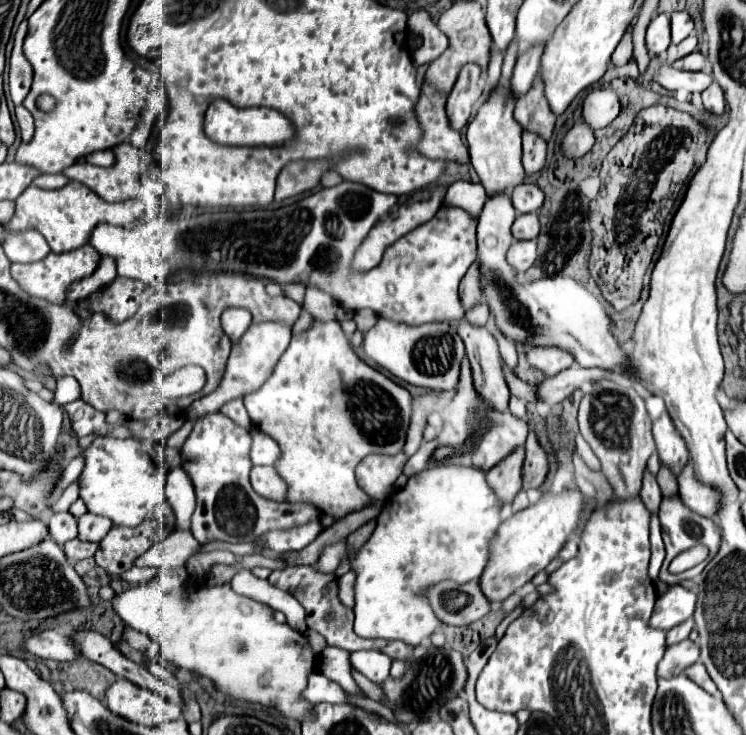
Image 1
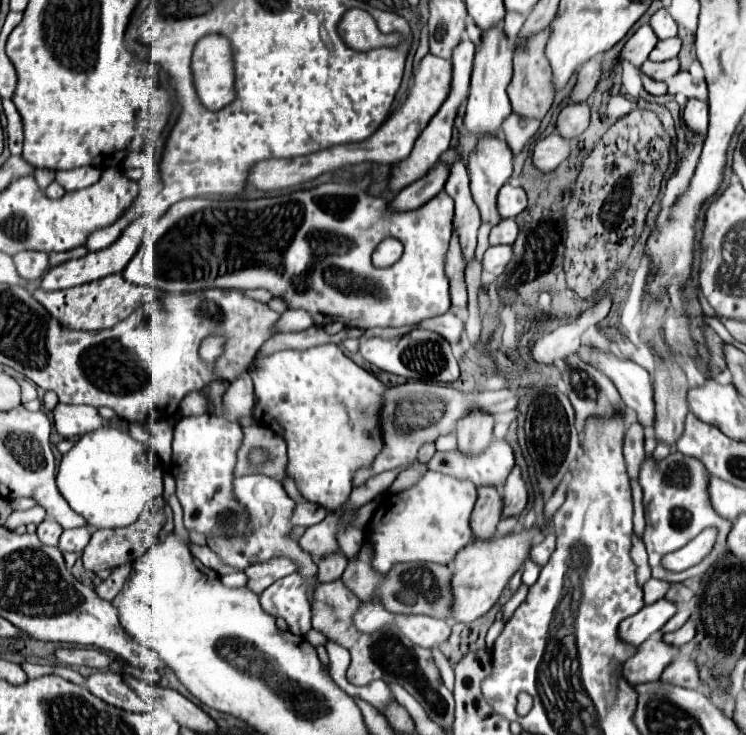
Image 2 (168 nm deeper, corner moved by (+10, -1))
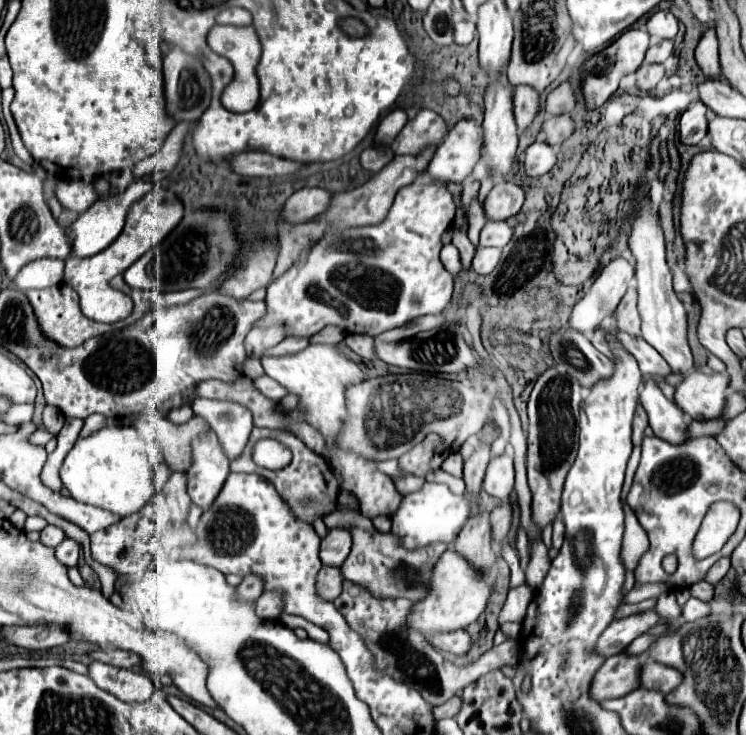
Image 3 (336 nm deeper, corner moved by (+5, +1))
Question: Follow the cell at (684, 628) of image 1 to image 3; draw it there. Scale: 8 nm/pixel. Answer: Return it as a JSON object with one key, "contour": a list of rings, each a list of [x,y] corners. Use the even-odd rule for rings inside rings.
{"contour":[[[694,597],[688,599],[688,603],[682,607],[682,619],[684,621],[696,621],[700,617],[706,617],[710,613],[710,605],[708,603],[702,603]]]}

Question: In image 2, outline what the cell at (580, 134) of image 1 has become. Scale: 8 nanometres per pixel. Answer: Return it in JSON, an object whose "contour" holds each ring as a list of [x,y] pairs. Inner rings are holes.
{"contour":[[[551,133],[549,137],[541,139],[533,149],[533,165],[543,173],[557,169],[559,163],[565,161],[567,157],[569,157],[569,143],[557,133]]]}

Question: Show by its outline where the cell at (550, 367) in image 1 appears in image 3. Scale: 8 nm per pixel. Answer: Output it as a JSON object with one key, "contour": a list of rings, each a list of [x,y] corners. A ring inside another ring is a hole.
{"contour":[[[618,257],[610,261],[600,271],[590,291],[576,303],[568,325],[574,331],[590,337],[600,327],[602,319],[614,313],[632,277],[634,277],[634,269],[626,257]]]}

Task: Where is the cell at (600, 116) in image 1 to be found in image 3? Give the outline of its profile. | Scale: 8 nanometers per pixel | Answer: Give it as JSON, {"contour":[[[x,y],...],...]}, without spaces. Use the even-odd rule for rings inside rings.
{"contour":[[[556,115],[556,117],[548,117],[544,121],[542,127],[546,141],[552,147],[560,147],[572,133],[574,133],[574,119],[570,115]]]}

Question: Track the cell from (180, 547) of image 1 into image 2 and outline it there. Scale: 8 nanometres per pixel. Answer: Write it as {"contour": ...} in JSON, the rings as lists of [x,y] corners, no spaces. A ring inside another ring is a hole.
{"contour":[[[123,565],[123,567],[115,569],[115,571],[113,571],[105,581],[101,581],[101,585],[95,589],[97,595],[103,597],[103,599],[107,599],[107,601],[113,601],[115,595],[121,591],[121,587],[123,587],[125,579],[129,577],[129,573],[131,573],[131,565]]]}

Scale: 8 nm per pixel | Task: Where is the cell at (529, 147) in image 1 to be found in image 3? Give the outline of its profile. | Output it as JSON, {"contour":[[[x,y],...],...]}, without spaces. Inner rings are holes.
{"contour":[[[518,85],[514,89],[514,117],[516,117],[516,125],[518,125],[518,133],[524,133],[532,121],[536,119],[538,111],[540,111],[540,99],[538,93],[532,87],[526,85]]]}

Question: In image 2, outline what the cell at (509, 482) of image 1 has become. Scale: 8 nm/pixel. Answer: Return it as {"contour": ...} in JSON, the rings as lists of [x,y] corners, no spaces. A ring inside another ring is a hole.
{"contour":[[[481,487],[471,517],[473,541],[489,541],[489,537],[495,535],[495,527],[501,519],[501,509],[503,509],[503,499],[499,491],[493,487]]]}

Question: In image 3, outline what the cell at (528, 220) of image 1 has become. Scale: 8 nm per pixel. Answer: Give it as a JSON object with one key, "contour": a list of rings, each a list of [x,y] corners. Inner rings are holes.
{"contour":[[[488,221],[480,233],[480,247],[504,247],[514,235],[508,221]]]}

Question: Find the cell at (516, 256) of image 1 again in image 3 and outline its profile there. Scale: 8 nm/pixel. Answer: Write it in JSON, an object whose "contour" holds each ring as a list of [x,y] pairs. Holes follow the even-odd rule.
{"contour":[[[496,247],[478,249],[476,255],[474,255],[474,261],[472,261],[472,269],[480,275],[488,275],[500,263],[500,255],[502,255],[502,251],[496,249]]]}

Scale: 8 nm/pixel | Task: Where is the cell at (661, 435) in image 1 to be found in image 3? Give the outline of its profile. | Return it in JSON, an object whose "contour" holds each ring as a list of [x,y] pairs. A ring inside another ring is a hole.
{"contour":[[[644,201],[638,217],[634,219],[630,235],[630,251],[638,261],[636,279],[638,279],[638,311],[642,315],[642,337],[648,341],[670,365],[672,375],[694,371],[692,353],[686,341],[686,309],[672,289],[672,273],[664,257],[664,235],[658,227],[658,219],[652,213],[650,201]]]}

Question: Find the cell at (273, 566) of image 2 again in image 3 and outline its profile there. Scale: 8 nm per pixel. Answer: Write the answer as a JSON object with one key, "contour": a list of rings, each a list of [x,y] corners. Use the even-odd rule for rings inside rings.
{"contour":[[[246,575],[244,581],[238,585],[238,595],[242,595],[242,599],[258,599],[264,591],[264,579],[260,575]]]}

